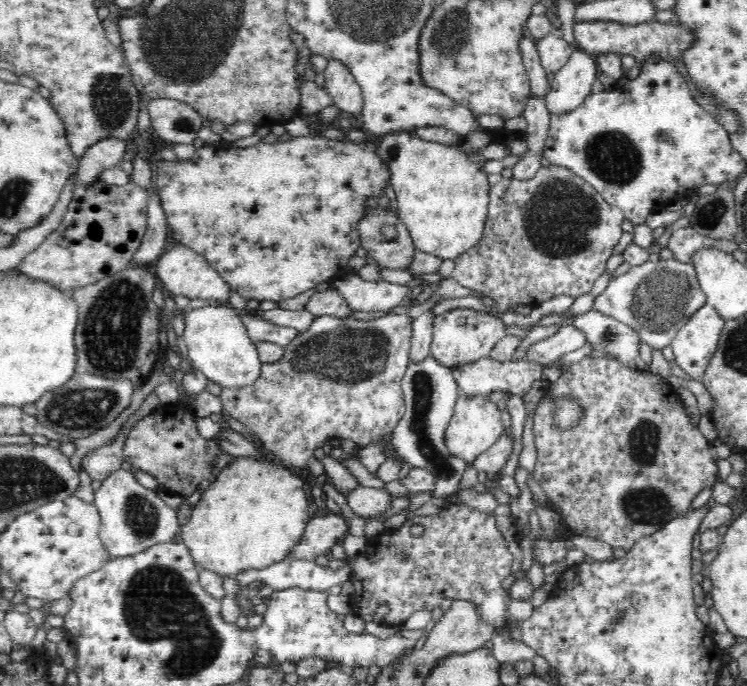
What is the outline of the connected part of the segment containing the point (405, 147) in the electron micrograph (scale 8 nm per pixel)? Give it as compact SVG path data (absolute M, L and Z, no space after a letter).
M405 130L392 131L383 135L378 144L378 153L388 163L392 173L392 188L396 193L399 218L407 228L416 249L430 254L452 259L465 251L482 234L489 209L489 185L484 164L500 160L508 155L509 149L500 142L482 144L476 150L468 150L463 145L449 145L430 142L417 134Z

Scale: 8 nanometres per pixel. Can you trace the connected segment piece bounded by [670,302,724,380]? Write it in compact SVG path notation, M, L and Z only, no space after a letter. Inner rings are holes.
M705 302L676 330L670 348L676 357L676 364L694 380L698 380L710 360L723 326L724 319Z

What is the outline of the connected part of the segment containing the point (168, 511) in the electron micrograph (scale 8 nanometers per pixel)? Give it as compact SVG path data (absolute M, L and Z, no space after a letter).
M115 468L107 478L102 481L100 488L93 492L96 512L99 518L98 536L112 559L124 558L143 551L147 546L157 542L172 541L181 522L177 520L177 511L170 508L154 491L140 484L138 476L130 468Z

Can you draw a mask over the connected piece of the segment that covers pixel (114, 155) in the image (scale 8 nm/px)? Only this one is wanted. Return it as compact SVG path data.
M107 136L90 143L79 156L76 174L71 179L71 188L88 185L105 166L119 165L125 154L126 141Z

